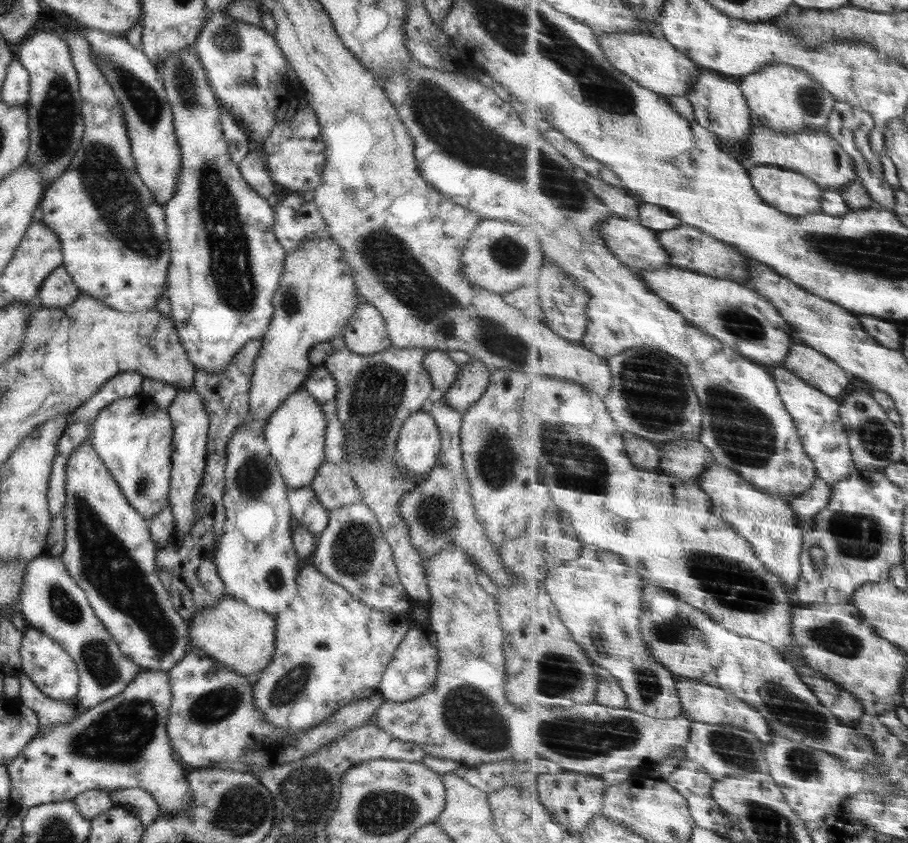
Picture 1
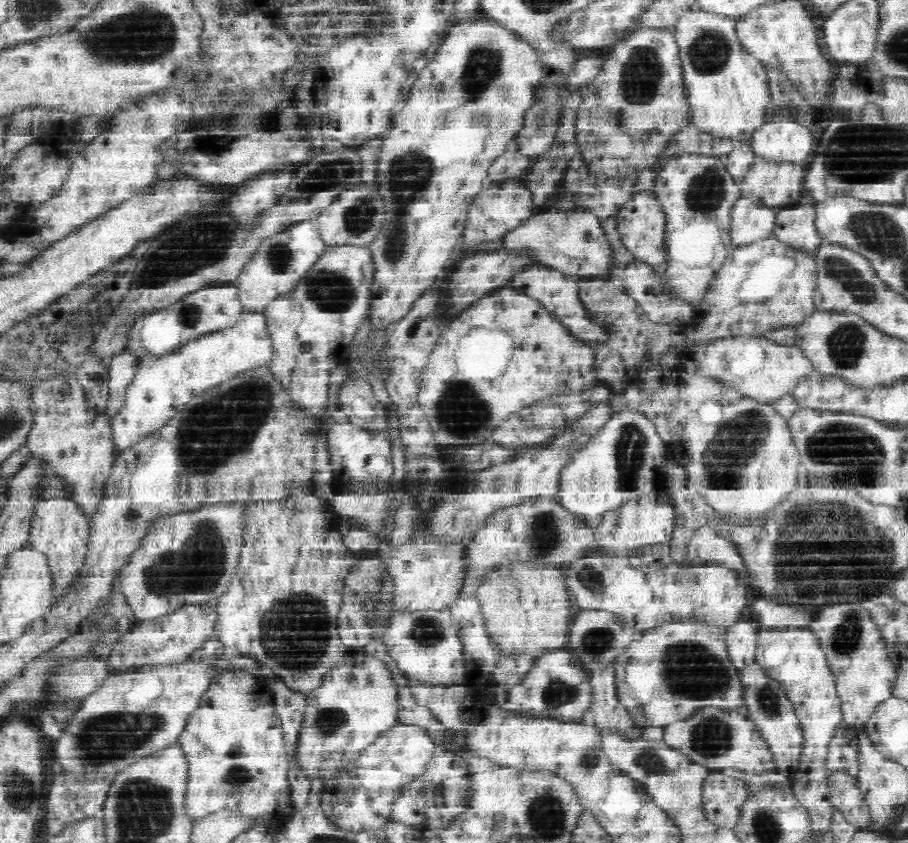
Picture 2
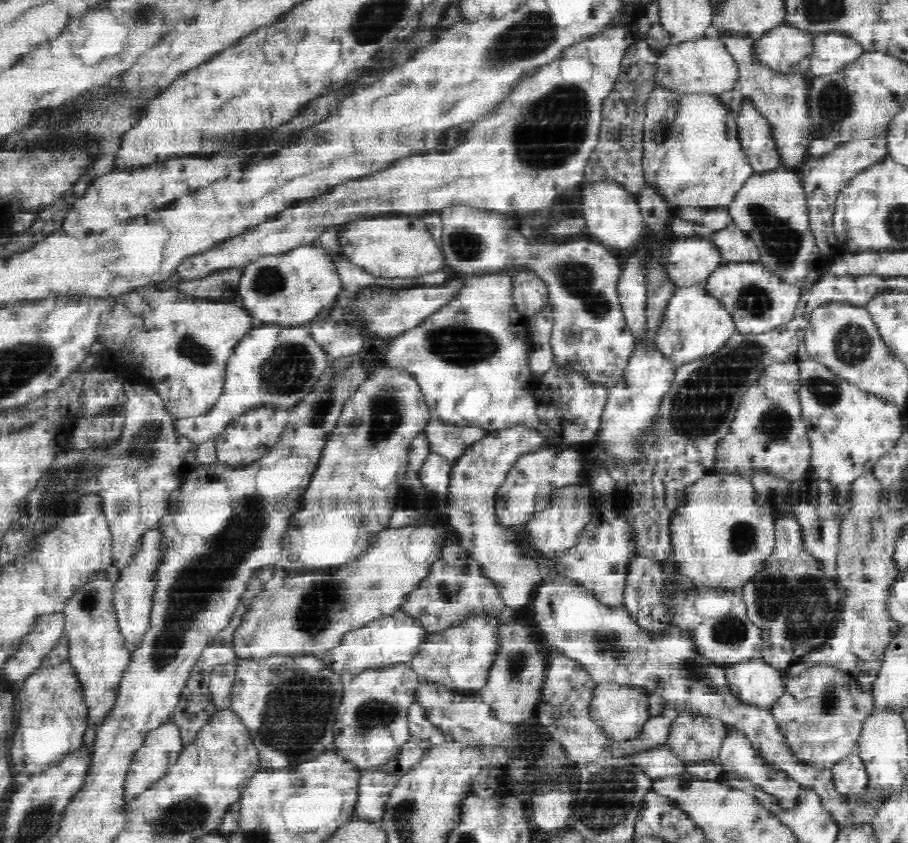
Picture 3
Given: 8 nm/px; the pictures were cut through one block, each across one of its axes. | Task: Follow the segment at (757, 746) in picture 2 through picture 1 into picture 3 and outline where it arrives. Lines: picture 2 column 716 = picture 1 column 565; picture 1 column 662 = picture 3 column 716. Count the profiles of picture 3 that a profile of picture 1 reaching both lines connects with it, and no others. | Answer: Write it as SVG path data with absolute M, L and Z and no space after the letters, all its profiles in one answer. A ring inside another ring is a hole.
M677 714L666 746L685 763L718 762L722 743L731 727L714 717Z

